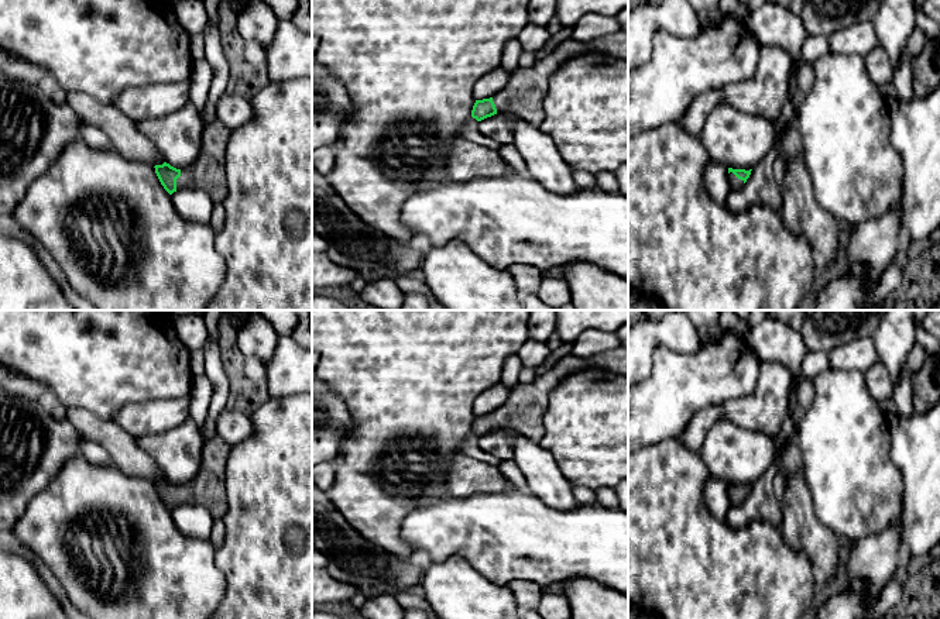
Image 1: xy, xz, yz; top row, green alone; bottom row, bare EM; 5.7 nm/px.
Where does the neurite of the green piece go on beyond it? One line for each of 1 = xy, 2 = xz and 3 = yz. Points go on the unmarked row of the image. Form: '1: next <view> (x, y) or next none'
1: next xy (208, 489)
2: next xz (524, 411)
3: next yz (736, 499)

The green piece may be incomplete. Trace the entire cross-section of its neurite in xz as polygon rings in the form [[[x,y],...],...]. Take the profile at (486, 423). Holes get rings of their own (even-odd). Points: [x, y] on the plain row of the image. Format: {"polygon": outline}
{"polygon": [[[618,347],[586,360],[572,354],[563,357],[532,382],[518,382],[507,402],[497,410],[490,415],[476,416],[471,433],[481,437],[497,429],[514,429],[529,440],[539,443],[545,434],[543,416],[549,406],[552,391],[565,378],[591,368],[628,375],[628,350]]]}

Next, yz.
{"polygon": [[[728,484],[728,495],[733,506],[738,506],[749,494],[751,486]]]}

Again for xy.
{"polygon": [[[220,436],[205,441],[199,474],[189,482],[176,485],[169,479],[155,481],[155,489],[164,505],[172,510],[179,505],[200,505],[213,519],[223,519],[227,512],[224,485],[226,464],[231,446]]]}

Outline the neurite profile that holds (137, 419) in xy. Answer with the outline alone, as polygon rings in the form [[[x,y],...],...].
[[[189,396],[174,400],[147,400],[123,406],[113,417],[133,439],[159,434],[182,424],[189,416]]]

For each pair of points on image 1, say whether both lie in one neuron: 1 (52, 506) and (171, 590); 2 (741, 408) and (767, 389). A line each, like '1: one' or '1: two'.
1: one
2: one

